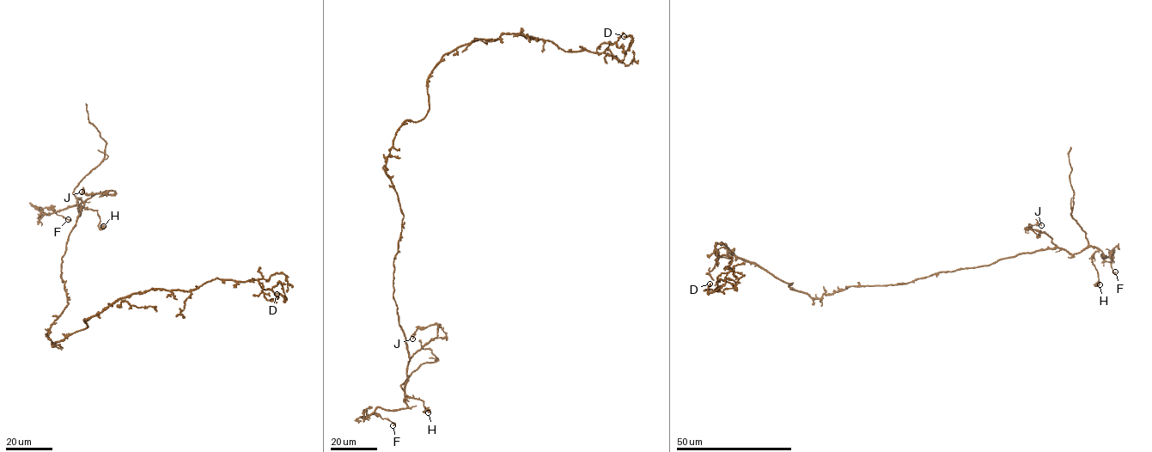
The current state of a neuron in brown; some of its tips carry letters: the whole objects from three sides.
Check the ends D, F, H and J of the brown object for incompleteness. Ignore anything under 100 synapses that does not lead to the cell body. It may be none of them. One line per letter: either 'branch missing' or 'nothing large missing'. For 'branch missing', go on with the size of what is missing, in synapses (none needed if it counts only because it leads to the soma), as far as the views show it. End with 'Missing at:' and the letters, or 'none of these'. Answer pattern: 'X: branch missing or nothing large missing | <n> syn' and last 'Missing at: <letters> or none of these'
D: nothing large missing
F: nothing large missing
H: nothing large missing
J: nothing large missing
Missing at: none of these

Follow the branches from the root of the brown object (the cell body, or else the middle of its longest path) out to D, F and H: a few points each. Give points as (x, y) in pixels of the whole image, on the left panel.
D: (49, 332), (52, 346), (155, 289), (192, 291), (217, 278), (265, 290), (279, 282), (286, 299), (277, 294)
F: (49, 332), (69, 303), (62, 259), (81, 200), (48, 214), (42, 210), (68, 219)
H: (49, 332), (69, 303), (61, 267), (80, 214), (78, 198), (78, 204), (97, 210), (99, 227), (103, 226)

